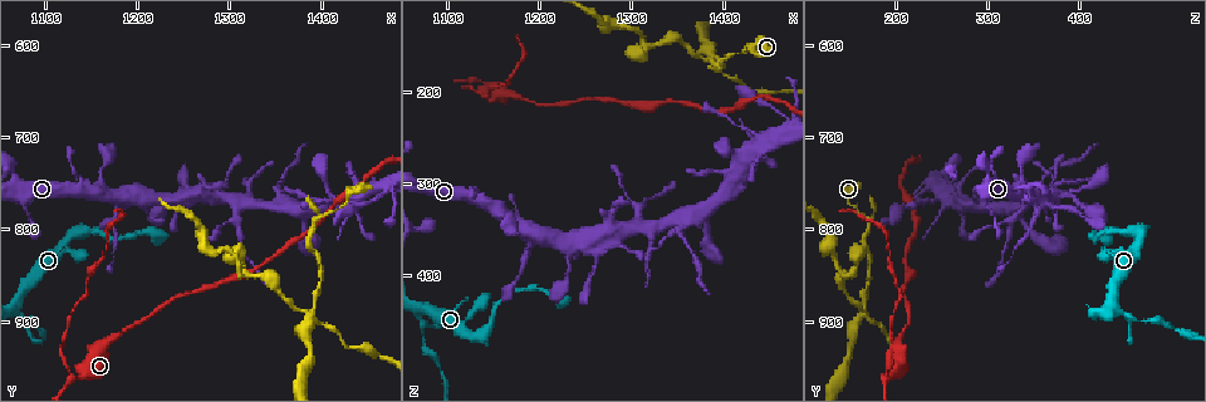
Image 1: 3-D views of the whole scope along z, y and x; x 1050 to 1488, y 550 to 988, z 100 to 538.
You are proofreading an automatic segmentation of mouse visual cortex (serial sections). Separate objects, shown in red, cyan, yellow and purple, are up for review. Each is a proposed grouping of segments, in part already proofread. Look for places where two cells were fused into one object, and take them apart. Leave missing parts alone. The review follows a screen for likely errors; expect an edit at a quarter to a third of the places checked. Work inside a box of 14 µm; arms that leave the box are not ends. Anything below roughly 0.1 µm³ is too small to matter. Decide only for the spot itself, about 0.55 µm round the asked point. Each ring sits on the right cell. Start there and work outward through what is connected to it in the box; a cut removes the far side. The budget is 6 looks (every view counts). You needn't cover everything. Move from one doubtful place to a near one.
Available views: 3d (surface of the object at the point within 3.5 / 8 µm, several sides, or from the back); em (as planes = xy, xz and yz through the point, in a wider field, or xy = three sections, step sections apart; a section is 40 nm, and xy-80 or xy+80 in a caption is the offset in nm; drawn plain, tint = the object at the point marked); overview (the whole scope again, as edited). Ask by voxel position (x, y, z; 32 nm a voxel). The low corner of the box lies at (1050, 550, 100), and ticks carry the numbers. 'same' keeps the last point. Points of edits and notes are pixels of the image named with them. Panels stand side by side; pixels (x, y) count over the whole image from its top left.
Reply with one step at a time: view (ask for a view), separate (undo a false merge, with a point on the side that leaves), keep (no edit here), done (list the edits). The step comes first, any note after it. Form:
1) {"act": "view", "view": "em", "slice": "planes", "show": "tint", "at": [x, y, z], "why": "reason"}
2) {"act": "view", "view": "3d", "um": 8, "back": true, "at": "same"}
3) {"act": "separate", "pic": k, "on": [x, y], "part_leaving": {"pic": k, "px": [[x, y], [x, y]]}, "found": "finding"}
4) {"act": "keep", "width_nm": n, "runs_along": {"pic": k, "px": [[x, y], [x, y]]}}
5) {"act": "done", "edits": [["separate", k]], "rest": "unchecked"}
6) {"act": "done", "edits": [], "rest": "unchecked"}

{"act": "view", "view": "3d", "um": 3.5, "at": [1395, 790, 170], "why": "abrupt turn"}

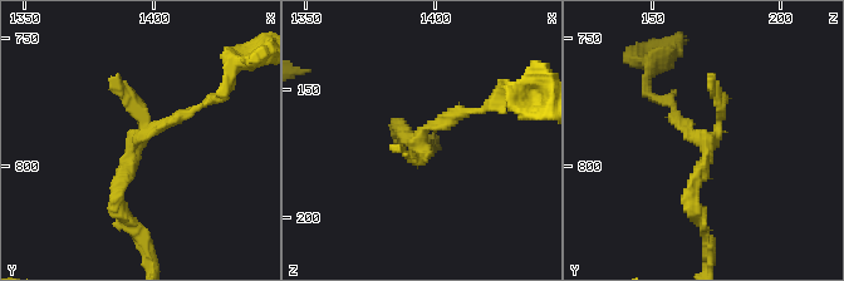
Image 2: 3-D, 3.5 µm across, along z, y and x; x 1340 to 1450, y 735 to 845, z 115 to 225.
{"act": "view", "view": "em", "slice": "xy", "step": 5, "show": "tint", "at": [1390, 791, 172], "why": "shape alone is not enough"}

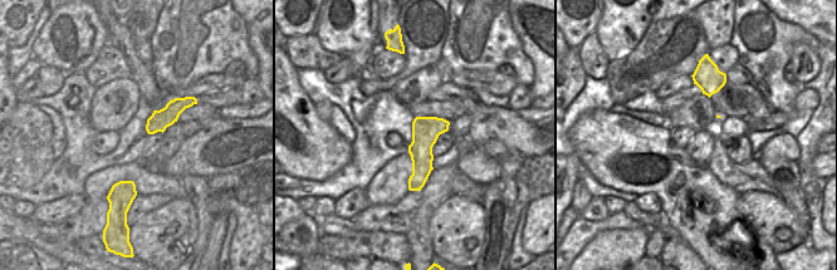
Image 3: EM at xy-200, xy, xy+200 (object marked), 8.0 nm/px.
{"act": "keep", "runs_along": {"pic": 3, "px": [[440, 121], [422, 140], [412, 187]]}, "found": "continuous, no second cell"}

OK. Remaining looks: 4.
{"act": "view", "view": "3d", "um": 3.5, "at": [1395, 890, 165], "why": "thick turns thin"}

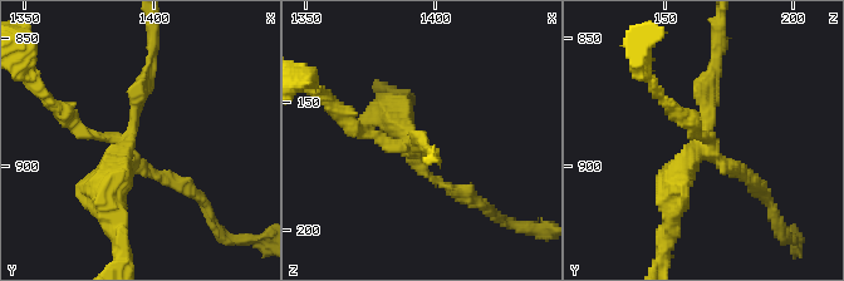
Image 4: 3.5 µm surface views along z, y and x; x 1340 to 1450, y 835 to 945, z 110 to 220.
{"act": "view", "view": "em", "slice": "planes", "show": "tint", "at": [1392, 887, 165], "arms": 4, "arm_widths_nm": [150, 150, 150, 400], "why": "shape alone is not enough"}

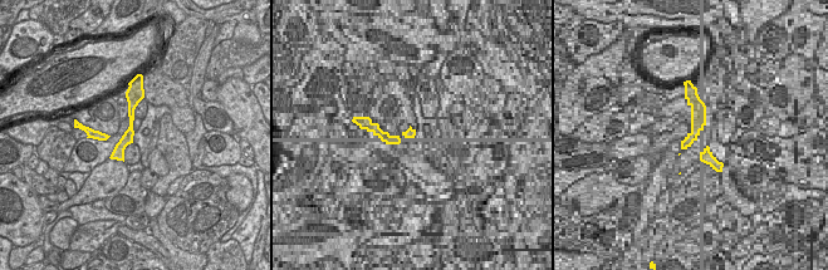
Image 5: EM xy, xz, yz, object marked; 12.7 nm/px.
{"act": "separate", "pic": 4, "on": [78, 131], "part_leaving": {"pic": 4, "px": [[119, 139], [84, 132], [34, 85]]}, "found": "two cells meet here"}

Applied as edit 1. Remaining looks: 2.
{"act": "done", "edits": [["separate", 4]], "rest": "unchecked"}

